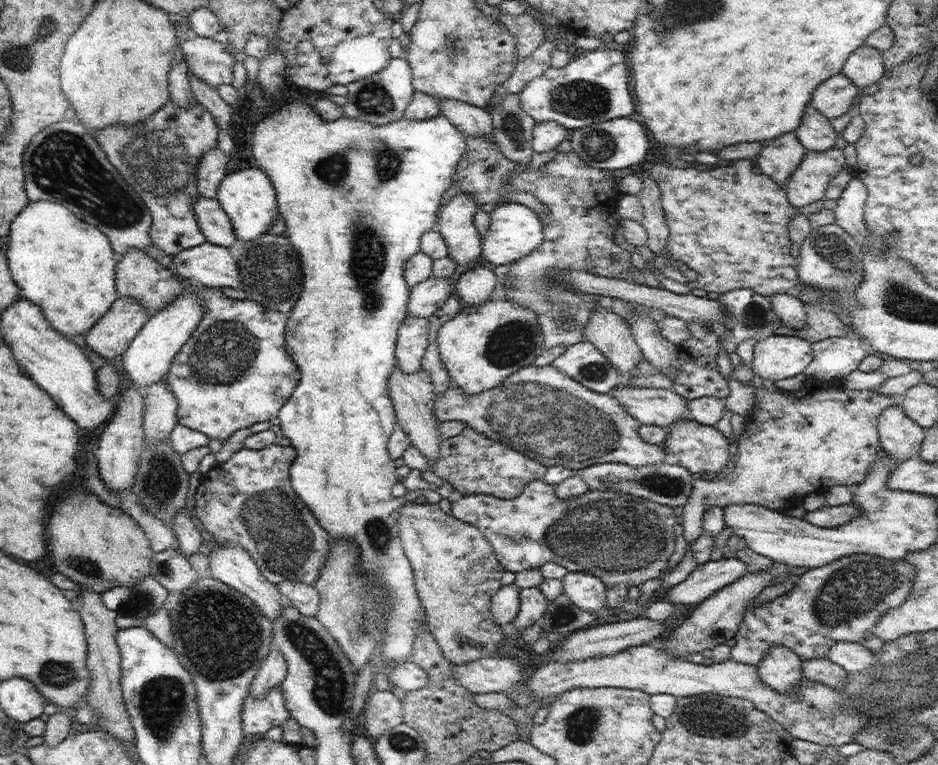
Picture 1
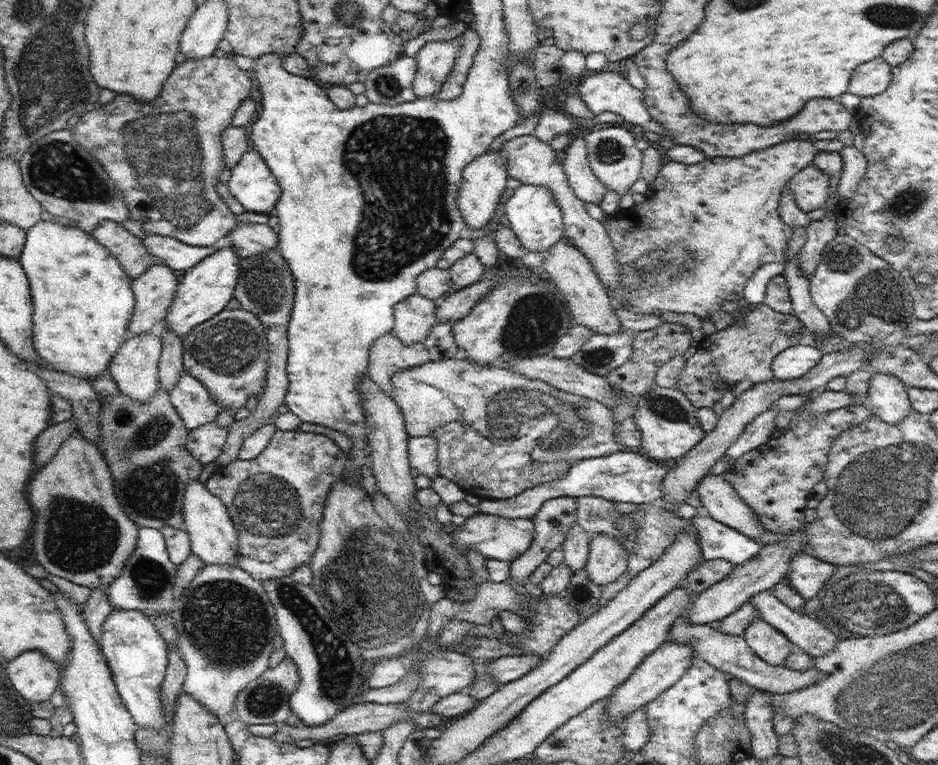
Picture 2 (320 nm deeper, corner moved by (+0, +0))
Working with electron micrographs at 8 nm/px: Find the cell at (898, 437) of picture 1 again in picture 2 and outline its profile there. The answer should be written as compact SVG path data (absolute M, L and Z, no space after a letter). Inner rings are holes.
M874 373L869 382L868 405L884 422L895 425L909 413L907 386L890 373Z

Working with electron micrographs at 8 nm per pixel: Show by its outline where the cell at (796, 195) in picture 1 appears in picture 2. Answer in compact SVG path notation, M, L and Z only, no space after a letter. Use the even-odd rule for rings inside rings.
M814 164L803 168L789 182L796 205L803 212L825 208L830 197L830 176Z

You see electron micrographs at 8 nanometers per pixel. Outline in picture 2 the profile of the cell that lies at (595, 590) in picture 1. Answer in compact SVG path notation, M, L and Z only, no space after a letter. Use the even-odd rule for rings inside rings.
M598 533L590 541L585 569L592 582L603 587L628 570L629 552L612 535Z

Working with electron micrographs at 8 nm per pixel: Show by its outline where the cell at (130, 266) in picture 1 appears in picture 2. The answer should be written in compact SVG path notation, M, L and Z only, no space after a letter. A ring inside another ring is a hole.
M104 220L92 233L94 239L114 255L132 280L156 263L156 258L147 252L143 240L131 234L122 223Z

